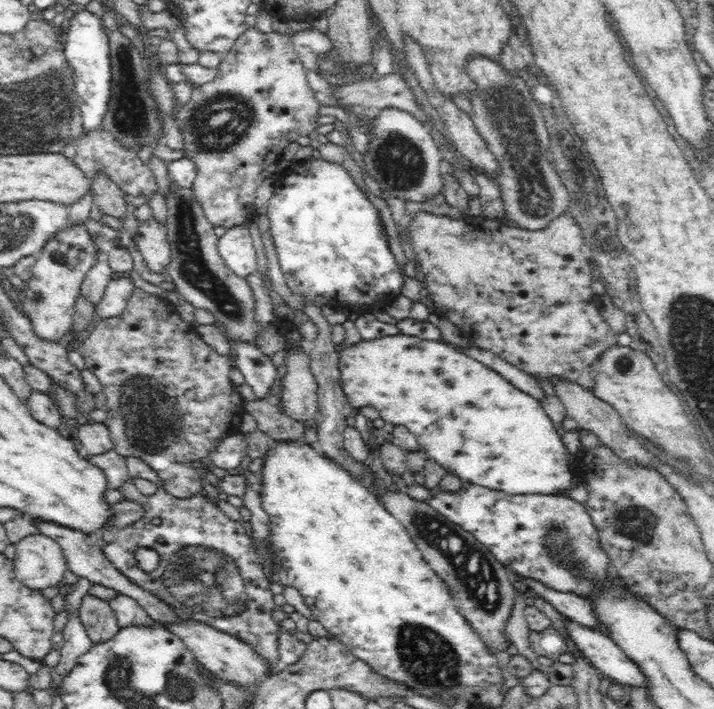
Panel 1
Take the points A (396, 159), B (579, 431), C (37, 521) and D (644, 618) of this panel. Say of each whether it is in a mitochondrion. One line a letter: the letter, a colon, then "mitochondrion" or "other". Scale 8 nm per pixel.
A: mitochondrion
B: other
C: other
D: other

